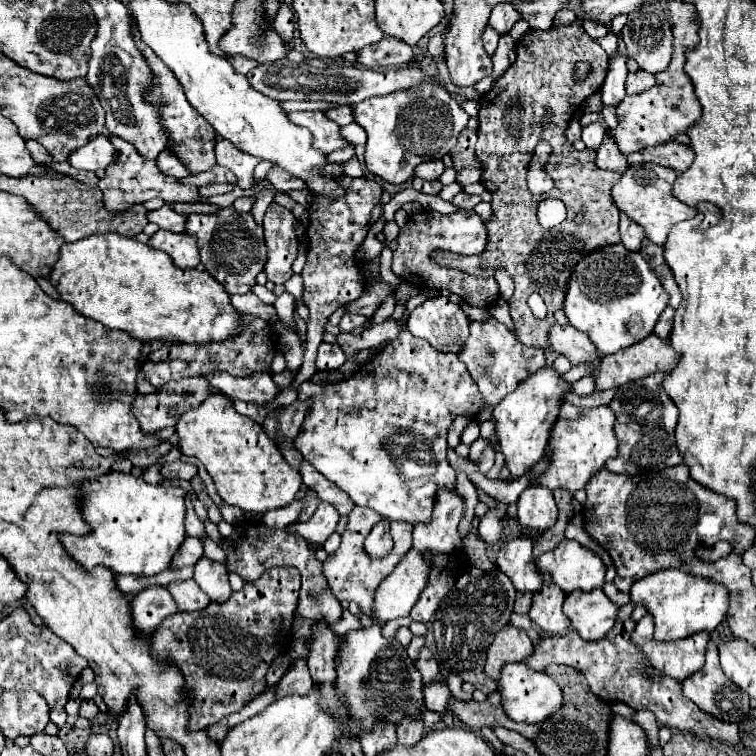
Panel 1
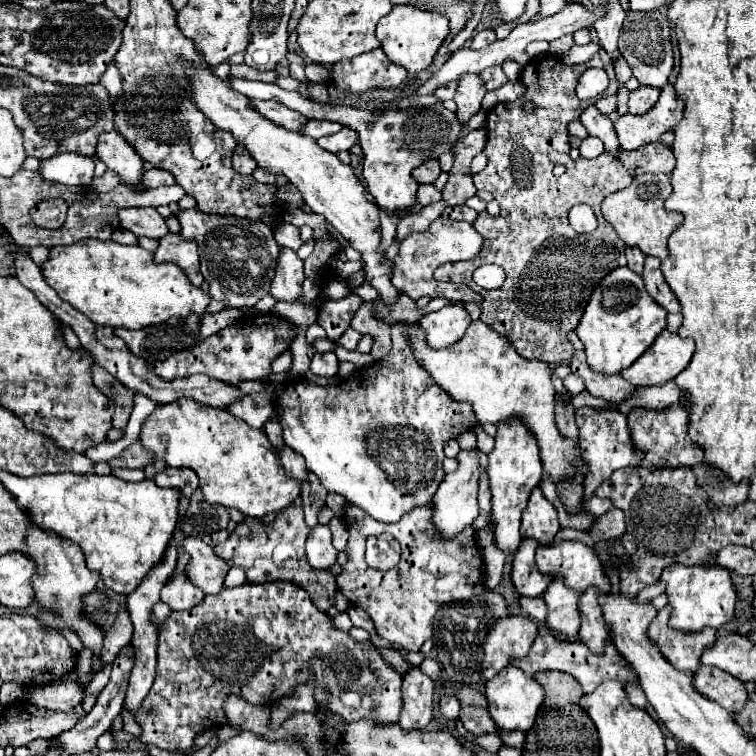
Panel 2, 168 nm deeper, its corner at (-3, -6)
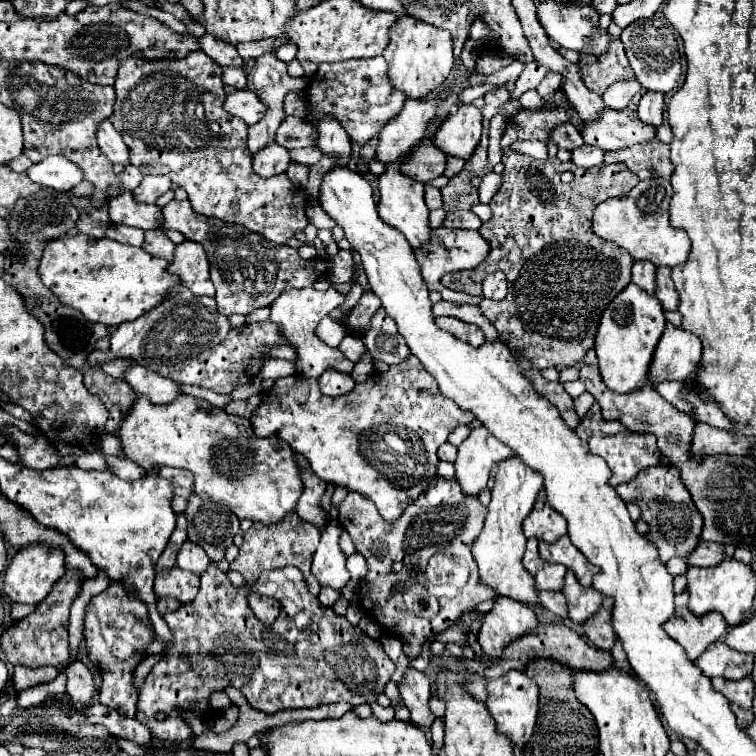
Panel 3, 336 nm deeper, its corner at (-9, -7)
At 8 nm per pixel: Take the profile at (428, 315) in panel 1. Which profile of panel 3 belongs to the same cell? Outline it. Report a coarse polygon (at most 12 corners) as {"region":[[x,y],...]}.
{"region":[[455,317],[435,319],[441,329],[473,347],[485,343],[477,325]]}

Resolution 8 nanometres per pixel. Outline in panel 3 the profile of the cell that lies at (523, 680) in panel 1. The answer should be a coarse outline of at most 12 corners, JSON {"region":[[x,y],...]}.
{"region":[[523,671],[489,679],[497,731],[527,745],[537,721],[537,683]]}

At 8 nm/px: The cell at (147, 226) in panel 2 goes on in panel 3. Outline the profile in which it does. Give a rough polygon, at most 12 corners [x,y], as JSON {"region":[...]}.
{"region":[[131,191],[109,199],[109,219],[143,231],[161,229],[157,205]]}

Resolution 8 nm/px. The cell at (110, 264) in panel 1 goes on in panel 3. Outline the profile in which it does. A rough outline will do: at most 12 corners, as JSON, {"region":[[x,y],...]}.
{"region":[[83,233],[47,243],[41,281],[91,323],[135,321],[181,283],[169,261]]}

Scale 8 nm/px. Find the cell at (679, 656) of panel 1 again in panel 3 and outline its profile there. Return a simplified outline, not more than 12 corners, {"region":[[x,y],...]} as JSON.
{"region":[[687,589],[663,625],[695,661],[727,631],[719,613],[695,617]]}

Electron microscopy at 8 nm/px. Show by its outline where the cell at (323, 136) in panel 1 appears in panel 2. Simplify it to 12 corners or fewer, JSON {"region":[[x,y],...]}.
{"region":[[251,100],[251,106],[283,128],[301,132],[307,116],[277,102]]}

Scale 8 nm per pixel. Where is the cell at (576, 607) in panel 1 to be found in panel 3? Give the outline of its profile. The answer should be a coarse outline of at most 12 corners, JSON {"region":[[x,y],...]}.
{"region":[[611,597],[583,623],[587,641],[603,651],[611,651],[617,641],[611,627]]}

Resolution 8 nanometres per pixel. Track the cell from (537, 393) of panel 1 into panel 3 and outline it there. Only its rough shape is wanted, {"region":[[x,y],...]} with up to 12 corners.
{"region":[[511,457],[497,467],[471,553],[479,583],[539,605],[521,523],[543,479]]}

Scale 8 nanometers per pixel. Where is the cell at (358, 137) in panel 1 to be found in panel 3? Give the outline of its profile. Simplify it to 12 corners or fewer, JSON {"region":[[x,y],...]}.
{"region":[[317,147],[291,149],[291,159],[295,163],[313,165],[321,159]]}

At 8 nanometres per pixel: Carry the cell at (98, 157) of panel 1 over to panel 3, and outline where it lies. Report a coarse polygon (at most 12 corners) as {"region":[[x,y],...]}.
{"region":[[59,155],[31,165],[31,181],[55,191],[81,183],[81,169]]}

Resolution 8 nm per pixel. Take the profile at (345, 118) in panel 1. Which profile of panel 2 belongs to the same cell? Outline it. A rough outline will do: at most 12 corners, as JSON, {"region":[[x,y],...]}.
{"region":[[309,120],[301,132],[317,140],[343,126],[327,120]]}

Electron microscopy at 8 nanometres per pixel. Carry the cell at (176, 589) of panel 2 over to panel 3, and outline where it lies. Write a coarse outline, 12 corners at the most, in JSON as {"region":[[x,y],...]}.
{"region":[[171,567],[155,575],[157,597],[195,599],[199,575]]}

